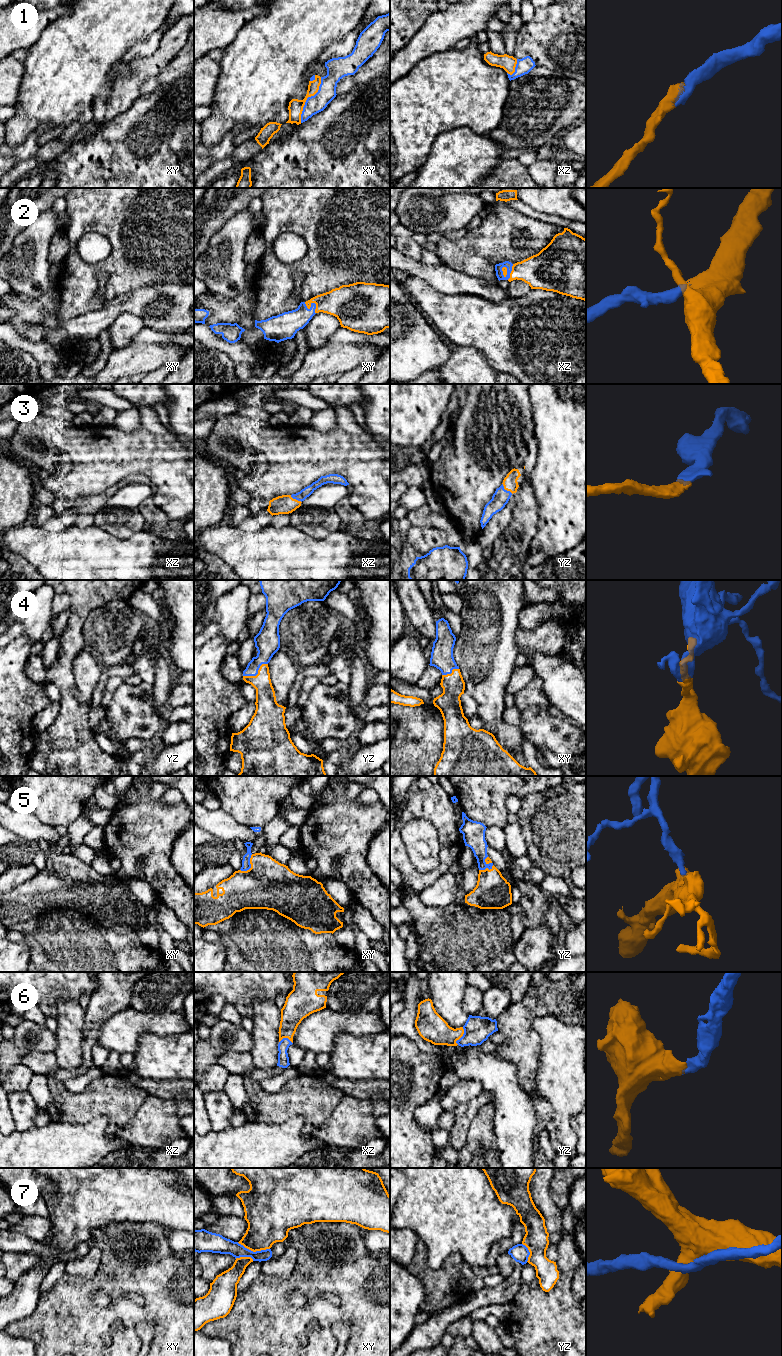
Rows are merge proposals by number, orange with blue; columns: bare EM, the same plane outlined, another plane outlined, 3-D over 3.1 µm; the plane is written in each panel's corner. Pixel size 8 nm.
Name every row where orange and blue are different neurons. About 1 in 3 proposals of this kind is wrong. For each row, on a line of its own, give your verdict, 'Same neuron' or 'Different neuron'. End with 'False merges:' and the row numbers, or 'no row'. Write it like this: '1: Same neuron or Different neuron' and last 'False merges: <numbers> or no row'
1: Same neuron
2: Same neuron
3: Same neuron
4: Same neuron
5: Same neuron
6: Same neuron
7: Different neuron
False merges: 7

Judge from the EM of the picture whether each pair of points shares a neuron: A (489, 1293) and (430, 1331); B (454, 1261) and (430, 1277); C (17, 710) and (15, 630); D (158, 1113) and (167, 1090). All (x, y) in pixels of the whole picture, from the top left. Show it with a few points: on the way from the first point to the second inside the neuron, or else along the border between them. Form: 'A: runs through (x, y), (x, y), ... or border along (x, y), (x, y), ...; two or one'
A: runs through (474, 1300), (445, 1318); one
B: runs through (448, 1267), (436, 1277); one
C: border along (24, 633), (10, 642); two
D: border along (149, 1094), (160, 1098), (183, 1100); two

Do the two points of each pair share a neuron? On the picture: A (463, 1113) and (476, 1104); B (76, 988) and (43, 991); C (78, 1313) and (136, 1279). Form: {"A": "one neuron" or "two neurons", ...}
{"A": "one neuron", "B": "one neuron", "C": "one neuron"}

